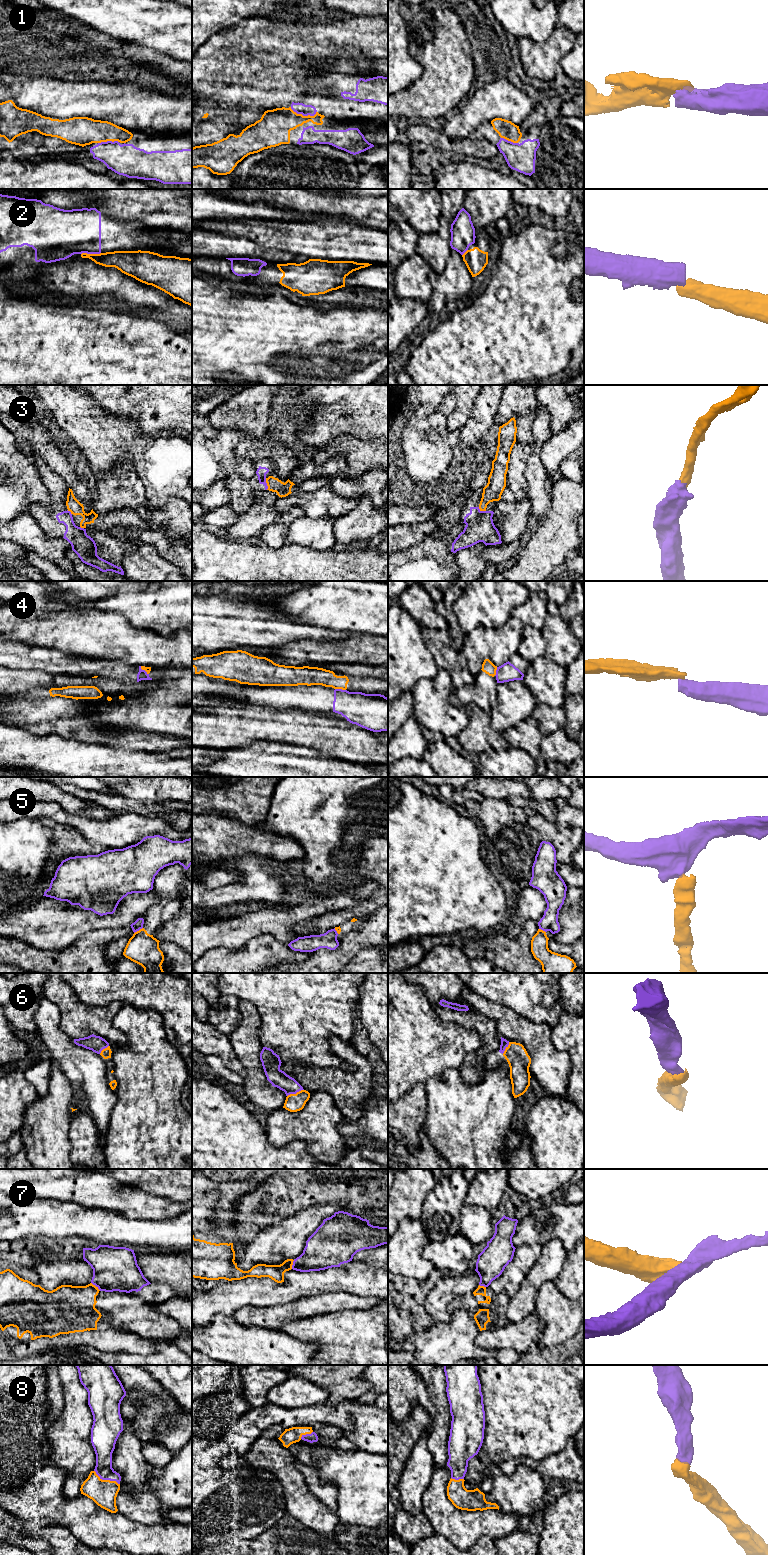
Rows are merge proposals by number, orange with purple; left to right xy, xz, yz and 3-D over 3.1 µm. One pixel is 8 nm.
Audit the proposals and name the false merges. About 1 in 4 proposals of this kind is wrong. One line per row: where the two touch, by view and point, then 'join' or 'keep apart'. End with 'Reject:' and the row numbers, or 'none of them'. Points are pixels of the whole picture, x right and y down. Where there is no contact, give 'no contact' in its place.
1: contact xz (302, 115); join
2: contact xy (90, 254); keep apart
3: contact xz (267, 484); keep apart
4: contact xz (340, 688); keep apart
5: contact xy (139, 930); keep apart
6: contact xz (296, 1093); join
7: contact xy (95, 1286); keep apart
8: contact xy (106, 1480); join
Reject: 2, 3, 4, 5, 7

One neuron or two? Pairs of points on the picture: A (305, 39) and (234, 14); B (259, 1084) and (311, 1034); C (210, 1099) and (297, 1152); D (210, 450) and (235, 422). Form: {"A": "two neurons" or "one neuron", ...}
{"A": "two neurons", "B": "two neurons", "C": "one neuron", "D": "two neurons"}

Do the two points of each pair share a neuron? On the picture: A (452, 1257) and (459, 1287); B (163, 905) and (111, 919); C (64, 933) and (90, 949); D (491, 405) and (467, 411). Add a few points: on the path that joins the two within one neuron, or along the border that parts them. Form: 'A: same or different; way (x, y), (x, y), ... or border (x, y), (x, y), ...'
A: different; border (468, 1271), (456, 1275)
B: different; border (153, 889), (156, 902), (143, 918)
C: different; border (98, 929), (85, 932), (64, 948), (55, 949)
D: different; border (478, 395), (474, 403), (472, 415), (459, 430)

